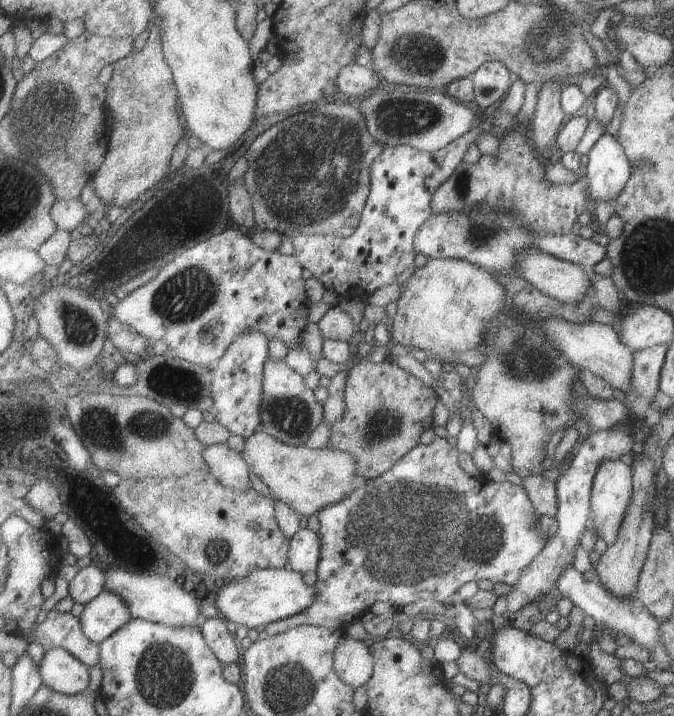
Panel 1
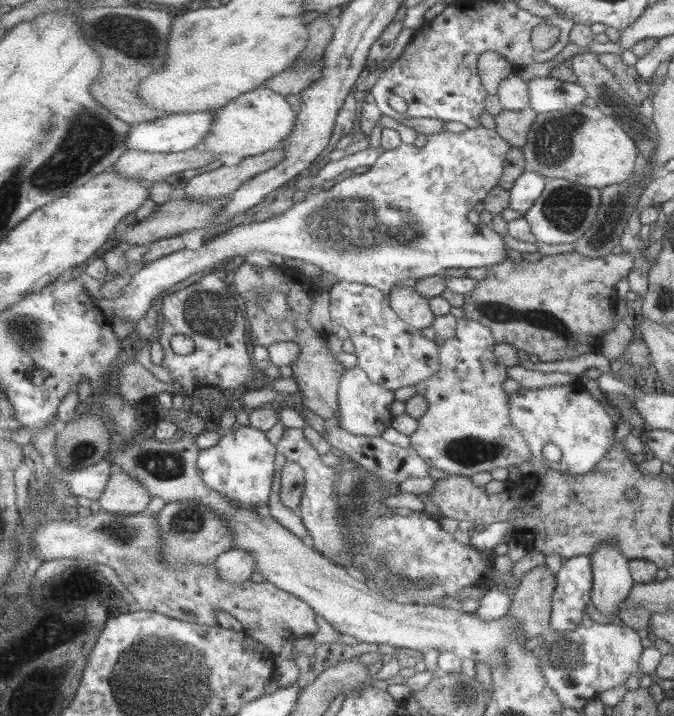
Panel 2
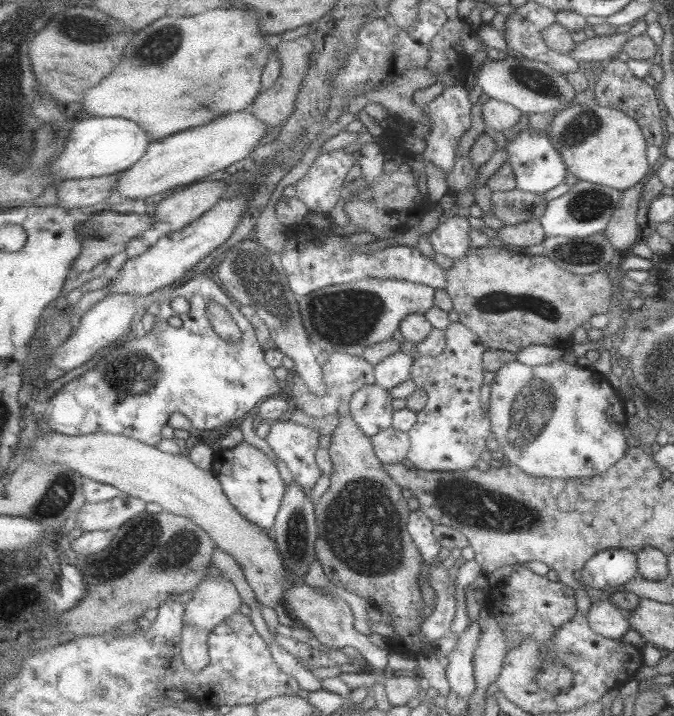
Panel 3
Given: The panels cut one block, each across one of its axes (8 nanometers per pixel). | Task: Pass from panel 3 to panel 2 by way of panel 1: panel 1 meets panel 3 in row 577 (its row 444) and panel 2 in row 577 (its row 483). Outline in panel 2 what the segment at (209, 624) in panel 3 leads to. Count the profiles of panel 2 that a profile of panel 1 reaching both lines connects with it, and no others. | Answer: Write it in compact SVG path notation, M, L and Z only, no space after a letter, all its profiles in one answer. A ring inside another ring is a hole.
M233 549L224 553L217 560L222 578L230 584L242 584L250 580L258 570L258 558L254 553L243 549Z

